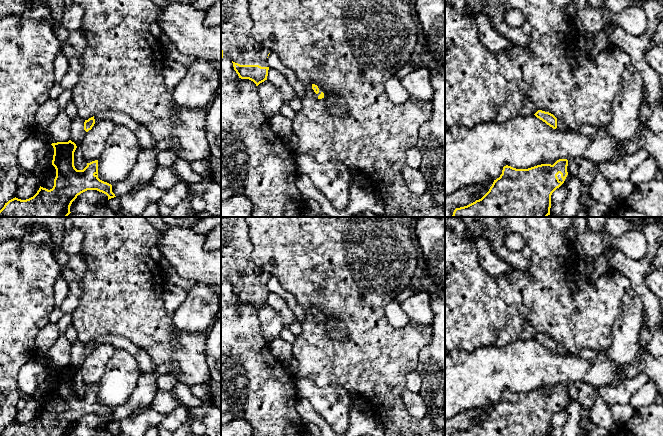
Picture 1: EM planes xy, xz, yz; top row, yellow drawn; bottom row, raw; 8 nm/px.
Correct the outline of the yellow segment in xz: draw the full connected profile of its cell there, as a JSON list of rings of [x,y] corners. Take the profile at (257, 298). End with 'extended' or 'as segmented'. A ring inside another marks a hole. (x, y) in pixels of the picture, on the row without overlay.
[[[221,217],[221,283],[230,283],[239,302],[249,303],[258,310],[267,304],[267,282],[271,275],[254,263],[251,258],[252,251],[249,227],[245,218]]]; extended

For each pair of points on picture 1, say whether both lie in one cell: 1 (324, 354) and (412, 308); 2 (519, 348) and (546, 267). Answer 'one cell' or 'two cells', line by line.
1: two cells
2: two cells

